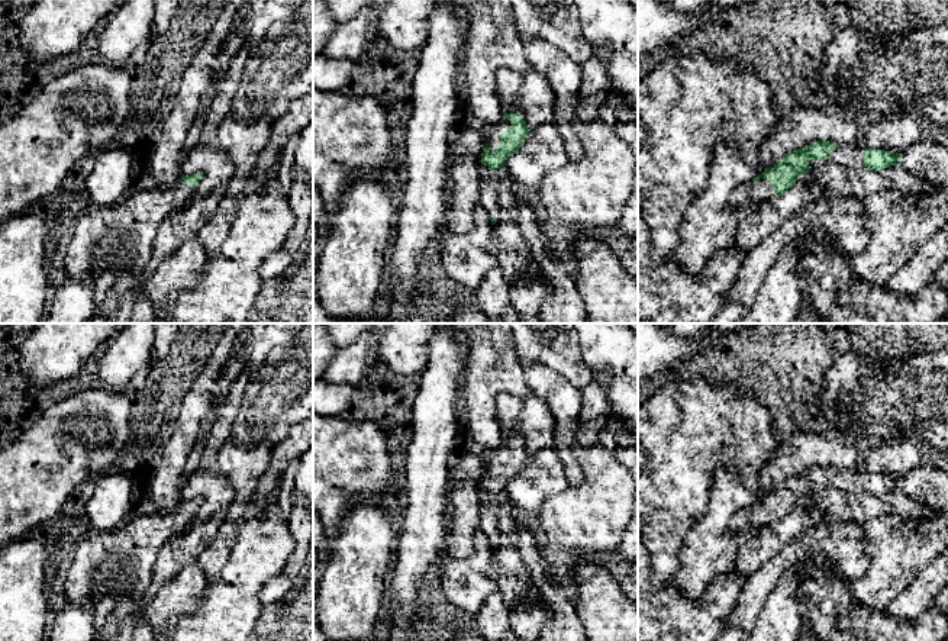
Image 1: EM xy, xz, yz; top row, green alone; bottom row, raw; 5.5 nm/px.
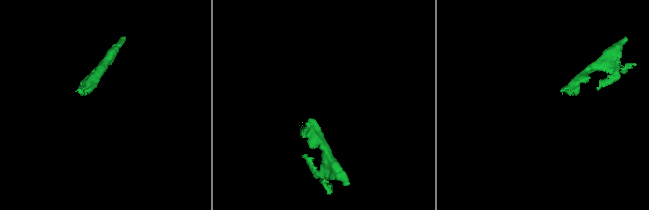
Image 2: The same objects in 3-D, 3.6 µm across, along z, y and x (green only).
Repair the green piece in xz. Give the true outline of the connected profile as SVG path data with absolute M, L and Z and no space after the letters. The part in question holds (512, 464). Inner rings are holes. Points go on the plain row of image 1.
M506 438L499 448L478 451L487 464L481 489L491 495L504 492L506 484L523 470L531 457L519 438Z

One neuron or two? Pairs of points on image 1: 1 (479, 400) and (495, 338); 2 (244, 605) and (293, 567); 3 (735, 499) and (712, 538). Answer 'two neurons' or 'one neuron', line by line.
1: one neuron
2: two neurons
3: one neuron

